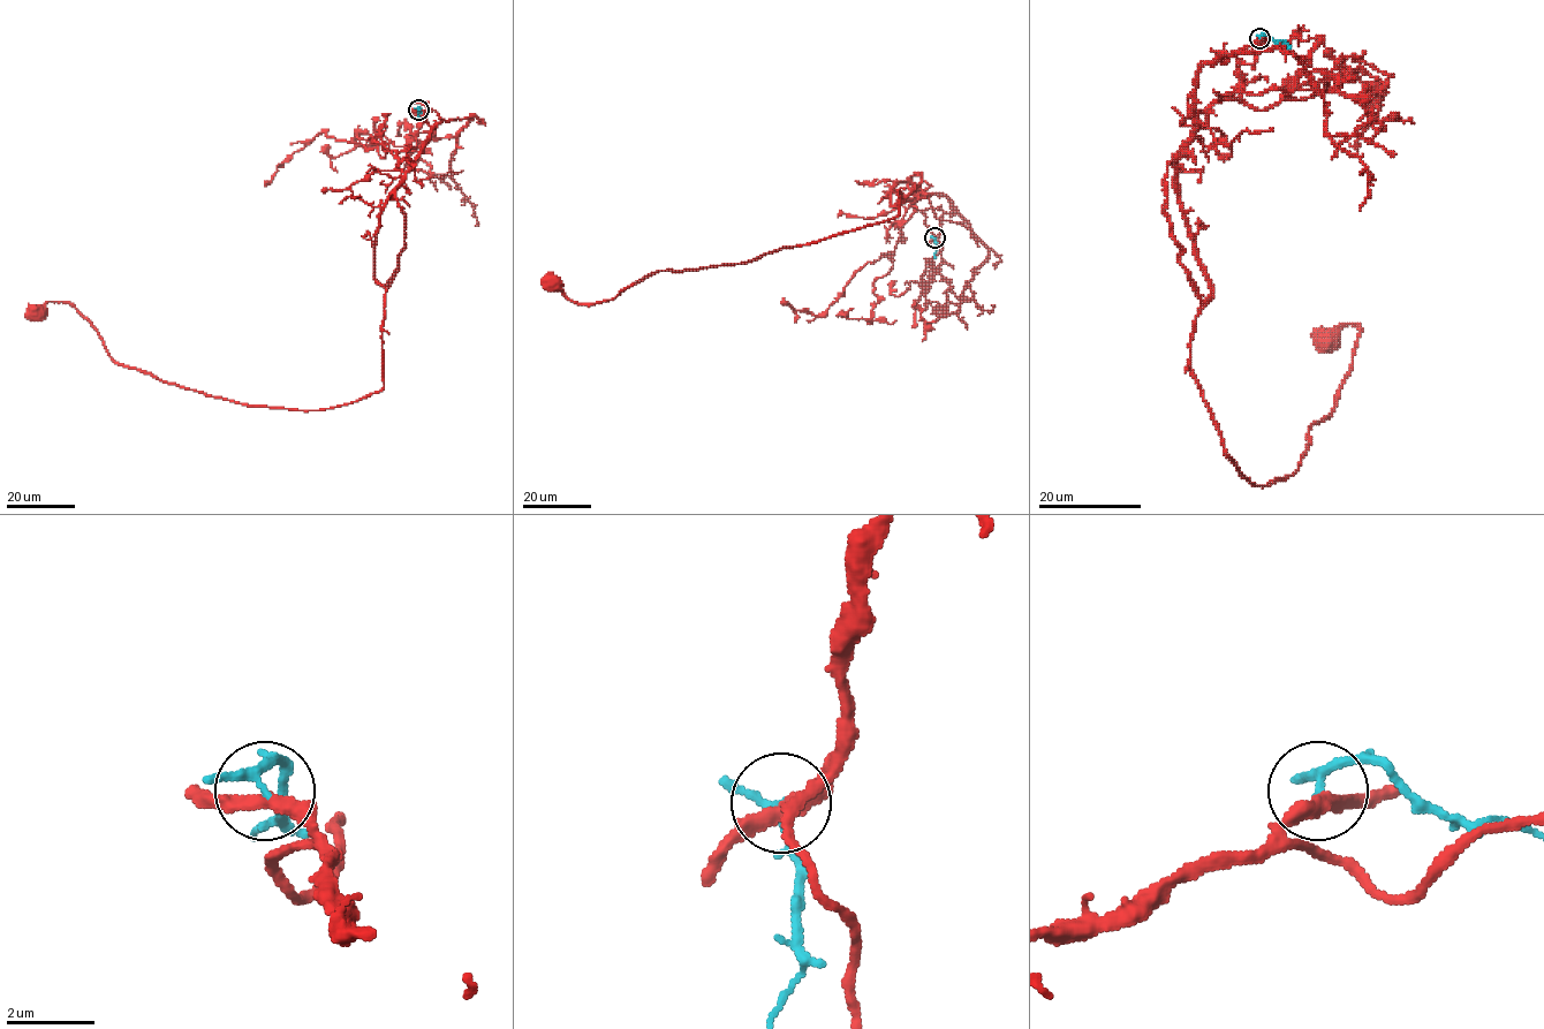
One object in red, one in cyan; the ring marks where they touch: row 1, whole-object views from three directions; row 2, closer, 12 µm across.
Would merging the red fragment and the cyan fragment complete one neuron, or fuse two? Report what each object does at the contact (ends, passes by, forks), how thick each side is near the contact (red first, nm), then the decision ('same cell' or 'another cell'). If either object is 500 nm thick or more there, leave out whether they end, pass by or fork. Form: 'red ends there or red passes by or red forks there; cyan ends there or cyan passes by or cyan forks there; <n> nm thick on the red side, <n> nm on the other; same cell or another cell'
red passes by; cyan passes by; 340 nm thick on the red side, 160 nm on the other; another cell

